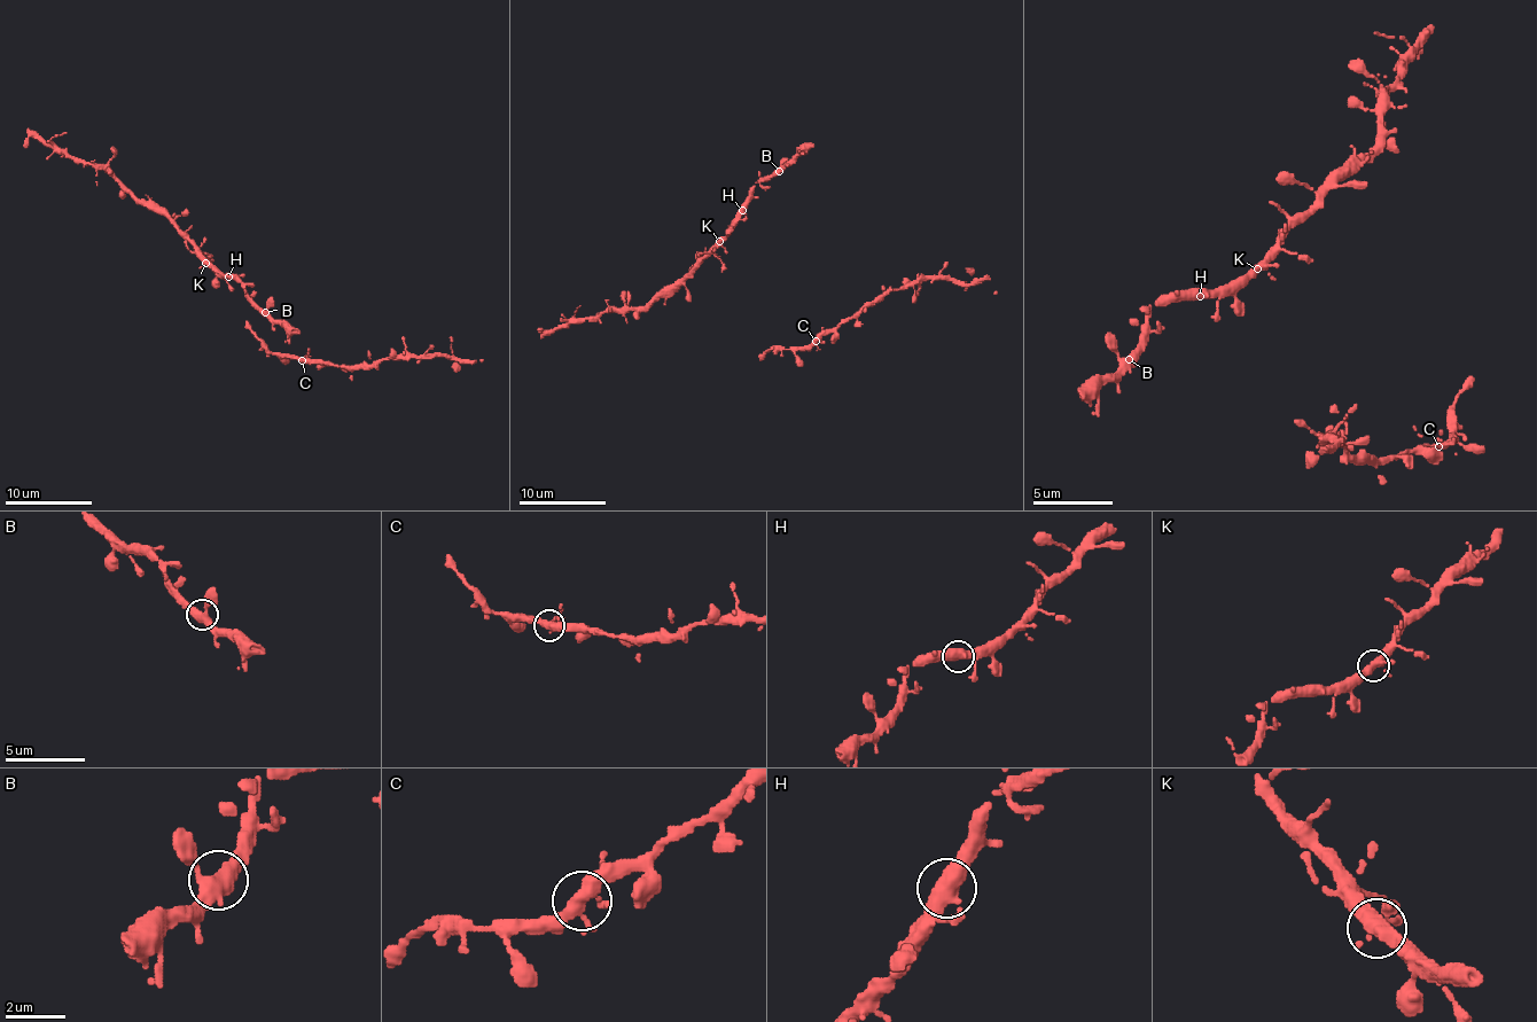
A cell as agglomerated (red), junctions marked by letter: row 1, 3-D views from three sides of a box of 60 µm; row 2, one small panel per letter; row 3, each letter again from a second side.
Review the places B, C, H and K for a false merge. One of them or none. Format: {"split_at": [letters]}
{"split_at": []}

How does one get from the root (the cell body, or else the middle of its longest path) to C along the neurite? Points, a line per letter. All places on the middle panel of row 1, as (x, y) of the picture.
C: (759, 353), (766, 350), (803, 350), (816, 341)

